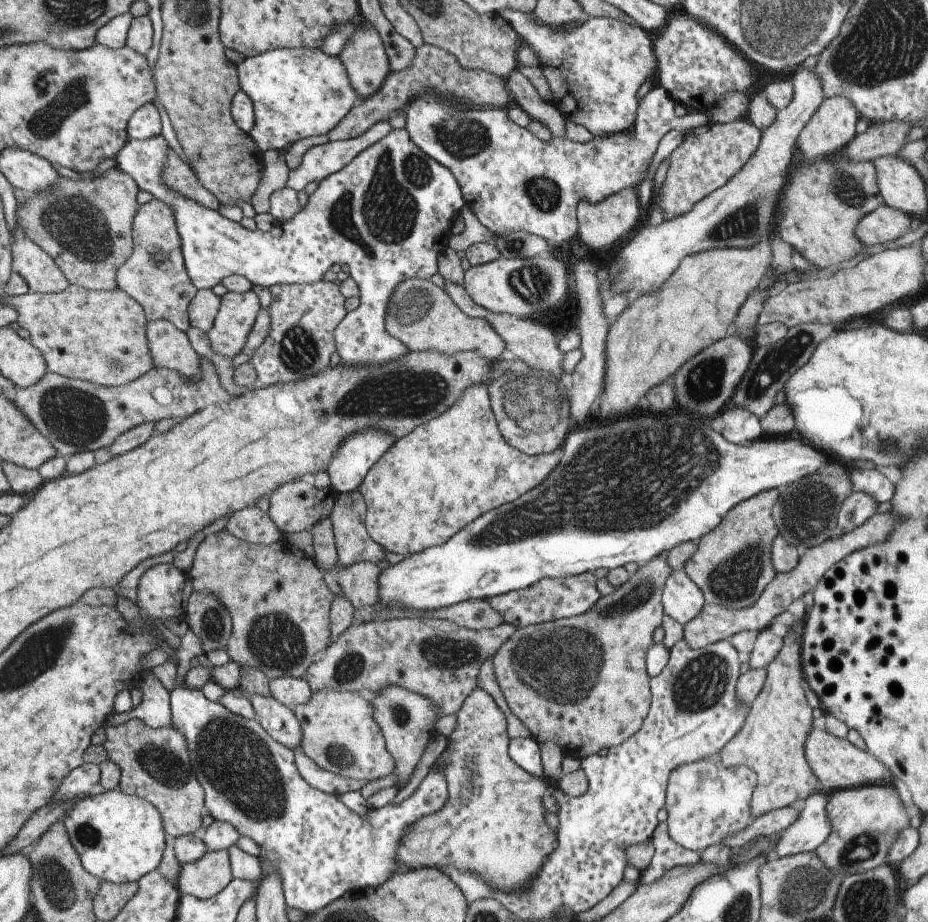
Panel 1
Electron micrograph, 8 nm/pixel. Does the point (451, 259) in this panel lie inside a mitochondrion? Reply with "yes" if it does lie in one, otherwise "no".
no

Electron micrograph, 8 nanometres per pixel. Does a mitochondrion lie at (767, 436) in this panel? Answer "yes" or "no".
no

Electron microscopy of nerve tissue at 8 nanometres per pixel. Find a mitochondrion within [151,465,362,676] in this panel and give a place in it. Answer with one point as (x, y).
(275, 641)

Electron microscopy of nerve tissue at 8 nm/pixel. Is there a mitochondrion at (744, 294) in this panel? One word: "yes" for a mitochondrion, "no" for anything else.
no

